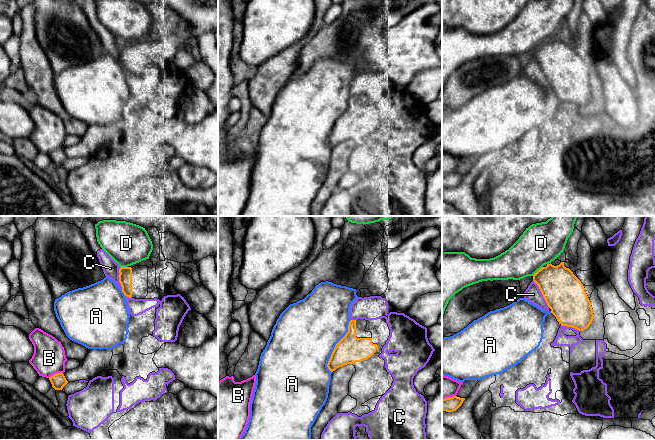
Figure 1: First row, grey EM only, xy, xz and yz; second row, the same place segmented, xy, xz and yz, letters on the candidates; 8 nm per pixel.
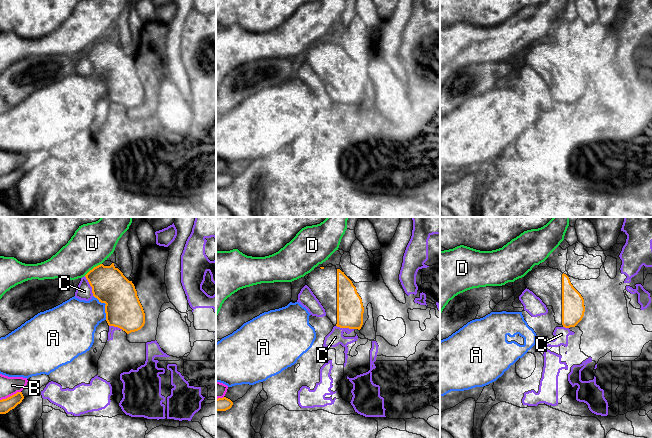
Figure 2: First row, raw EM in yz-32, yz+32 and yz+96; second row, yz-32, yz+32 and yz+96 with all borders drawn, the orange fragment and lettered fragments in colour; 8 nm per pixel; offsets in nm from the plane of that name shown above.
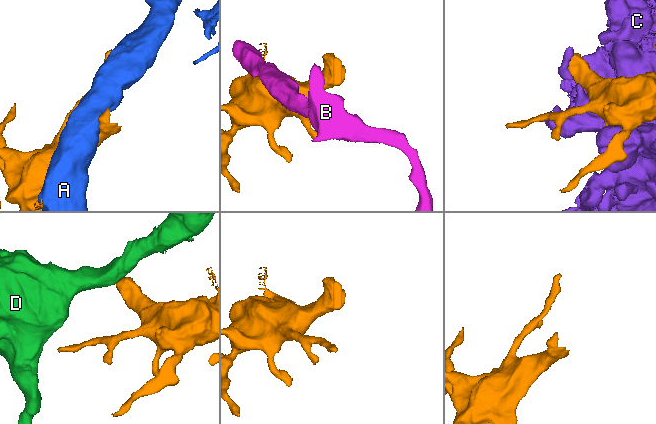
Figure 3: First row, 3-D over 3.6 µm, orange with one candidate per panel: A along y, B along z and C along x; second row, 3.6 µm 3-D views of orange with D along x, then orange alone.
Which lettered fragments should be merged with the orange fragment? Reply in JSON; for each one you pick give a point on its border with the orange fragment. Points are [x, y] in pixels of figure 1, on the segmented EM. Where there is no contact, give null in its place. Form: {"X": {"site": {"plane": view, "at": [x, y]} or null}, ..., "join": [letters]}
{"join": []}

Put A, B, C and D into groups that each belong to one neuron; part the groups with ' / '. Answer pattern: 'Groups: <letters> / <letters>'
Groups: A / B / C / D

